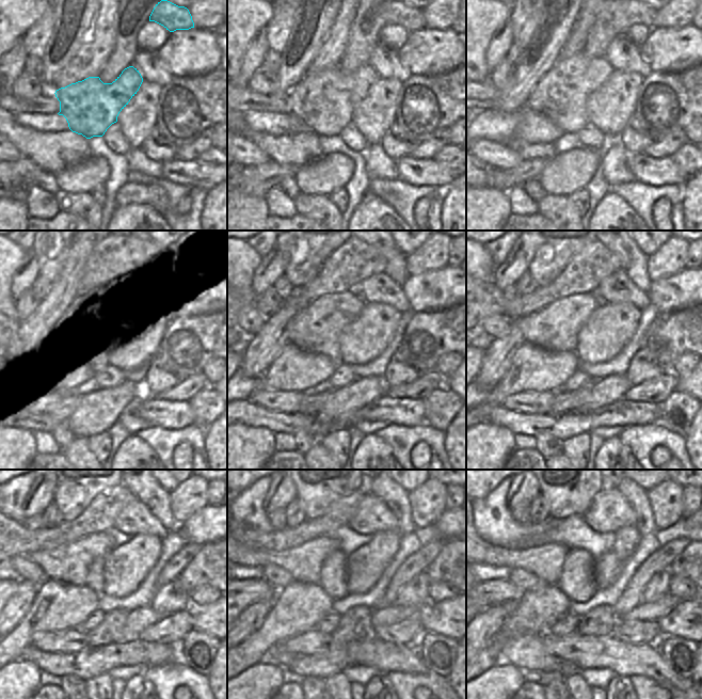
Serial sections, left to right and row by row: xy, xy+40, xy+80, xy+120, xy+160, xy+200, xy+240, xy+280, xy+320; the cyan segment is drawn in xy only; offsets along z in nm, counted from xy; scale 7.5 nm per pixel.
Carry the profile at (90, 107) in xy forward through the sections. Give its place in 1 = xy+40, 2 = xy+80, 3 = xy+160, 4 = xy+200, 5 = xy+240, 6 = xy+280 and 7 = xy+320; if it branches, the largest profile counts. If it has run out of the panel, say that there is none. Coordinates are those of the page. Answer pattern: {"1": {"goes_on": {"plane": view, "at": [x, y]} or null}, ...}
{"1": {"goes_on": {"plane": "xy+40", "at": [324, 100]}}, "2": {"goes_on": {"plane": "xy+80", "at": [561, 95]}}, "3": {"goes_on": {"plane": "xy+160", "at": [330, 302]}}, "4": {"goes_on": {"plane": "xy+200", "at": [552, 316]}}, "5": {"goes_on": {"plane": "xy+240", "at": [65, 554]}}, "6": {"goes_on": {"plane": "xy+280", "at": [302, 551]}}, "7": {"goes_on": {"plane": "xy+320", "at": [545, 561]}}}

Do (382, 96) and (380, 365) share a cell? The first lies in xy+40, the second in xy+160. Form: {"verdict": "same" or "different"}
{"verdict": "different"}

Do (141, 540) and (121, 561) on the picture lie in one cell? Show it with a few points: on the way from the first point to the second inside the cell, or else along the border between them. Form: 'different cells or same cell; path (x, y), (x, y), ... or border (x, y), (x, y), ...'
same cell; path (137, 545), (126, 556)

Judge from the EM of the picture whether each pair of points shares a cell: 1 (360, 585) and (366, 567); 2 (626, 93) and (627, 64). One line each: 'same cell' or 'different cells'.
1: same cell
2: different cells

